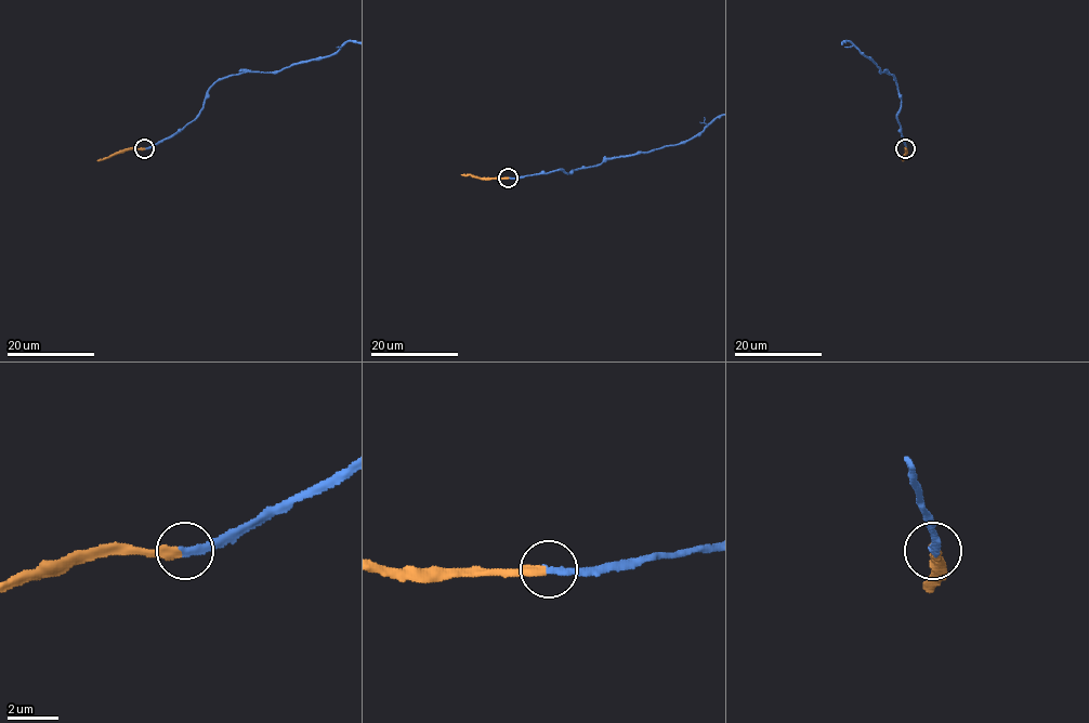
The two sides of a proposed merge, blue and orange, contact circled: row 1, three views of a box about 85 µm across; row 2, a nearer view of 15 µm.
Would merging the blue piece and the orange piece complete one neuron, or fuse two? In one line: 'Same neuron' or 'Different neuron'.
Same neuron

